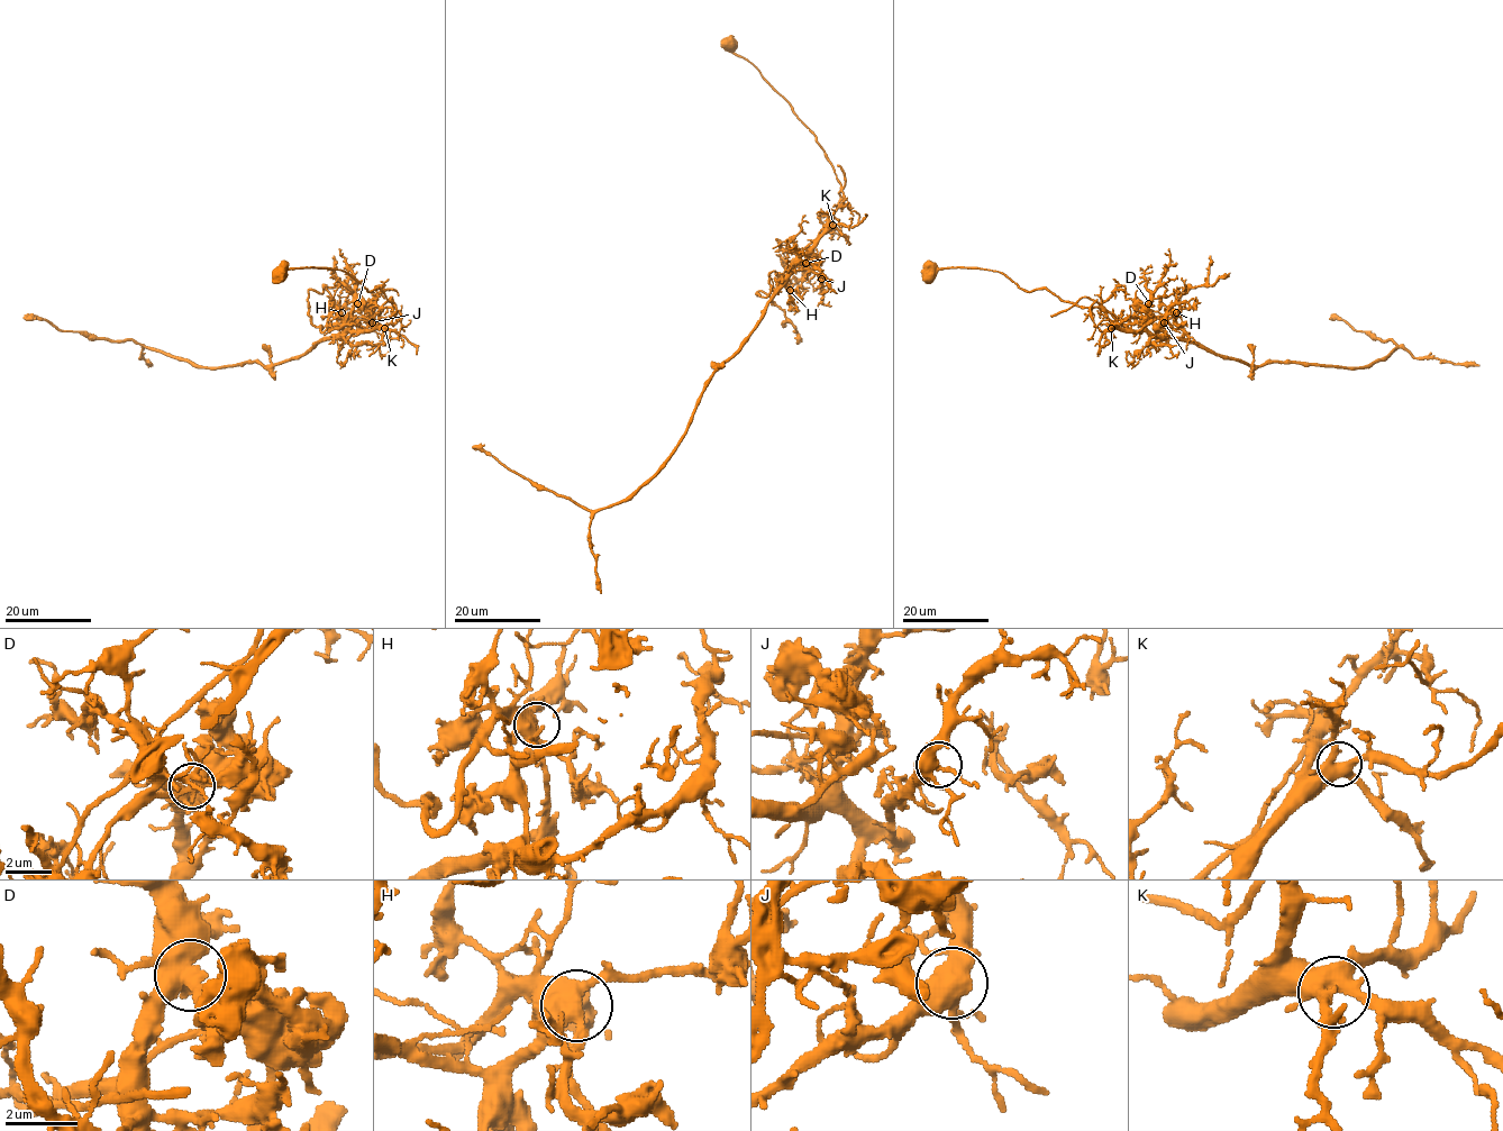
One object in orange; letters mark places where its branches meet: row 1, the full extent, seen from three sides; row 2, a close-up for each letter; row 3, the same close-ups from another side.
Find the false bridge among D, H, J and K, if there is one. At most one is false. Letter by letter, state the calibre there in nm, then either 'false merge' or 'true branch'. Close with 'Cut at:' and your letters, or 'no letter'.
D: calibre 480 nm; false merge
H: calibre 440 nm; true branch
J: calibre 500 nm; true branch
K: calibre 480 nm; true branch
Cut at: D

